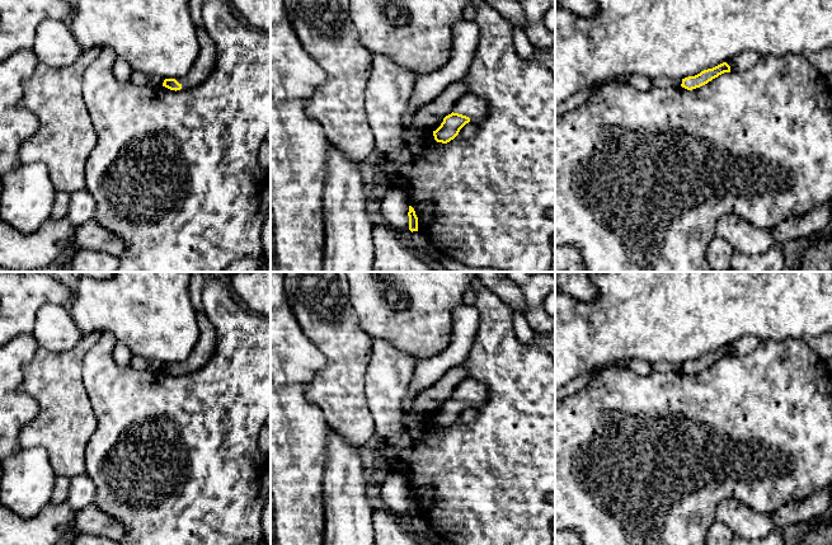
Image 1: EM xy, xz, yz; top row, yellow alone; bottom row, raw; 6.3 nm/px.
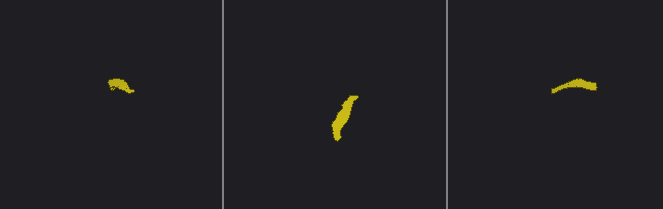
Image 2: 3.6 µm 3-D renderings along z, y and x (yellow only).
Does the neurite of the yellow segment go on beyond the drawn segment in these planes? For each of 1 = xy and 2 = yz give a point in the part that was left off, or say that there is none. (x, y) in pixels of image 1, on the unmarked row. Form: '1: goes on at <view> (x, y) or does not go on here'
1: goes on at xy (205, 347)
2: does not go on here

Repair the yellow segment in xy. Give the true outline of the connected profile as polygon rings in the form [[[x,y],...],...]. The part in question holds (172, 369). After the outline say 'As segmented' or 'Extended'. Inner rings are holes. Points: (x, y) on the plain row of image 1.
[[[197,313],[197,323],[199,328],[199,338],[192,349],[191,356],[184,362],[165,363],[163,371],[175,376],[189,373],[199,370],[210,361],[216,348],[217,332],[203,313]]]. Extended

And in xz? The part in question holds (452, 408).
[[[465,379],[453,390],[453,396],[443,403],[441,410],[433,415],[437,427],[447,428],[453,424],[460,414],[469,407],[479,408],[488,400],[488,387],[475,380]]]. Extended

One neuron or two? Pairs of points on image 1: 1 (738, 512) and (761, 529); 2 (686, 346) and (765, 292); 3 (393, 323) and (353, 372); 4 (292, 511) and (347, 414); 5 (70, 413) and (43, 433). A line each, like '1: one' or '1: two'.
1: one
2: one
3: two
4: two
5: one

